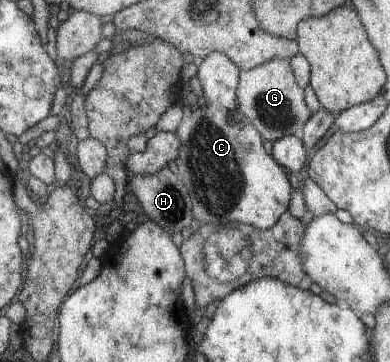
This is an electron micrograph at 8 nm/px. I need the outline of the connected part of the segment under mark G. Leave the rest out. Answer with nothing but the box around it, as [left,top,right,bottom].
[235,58,312,142]

